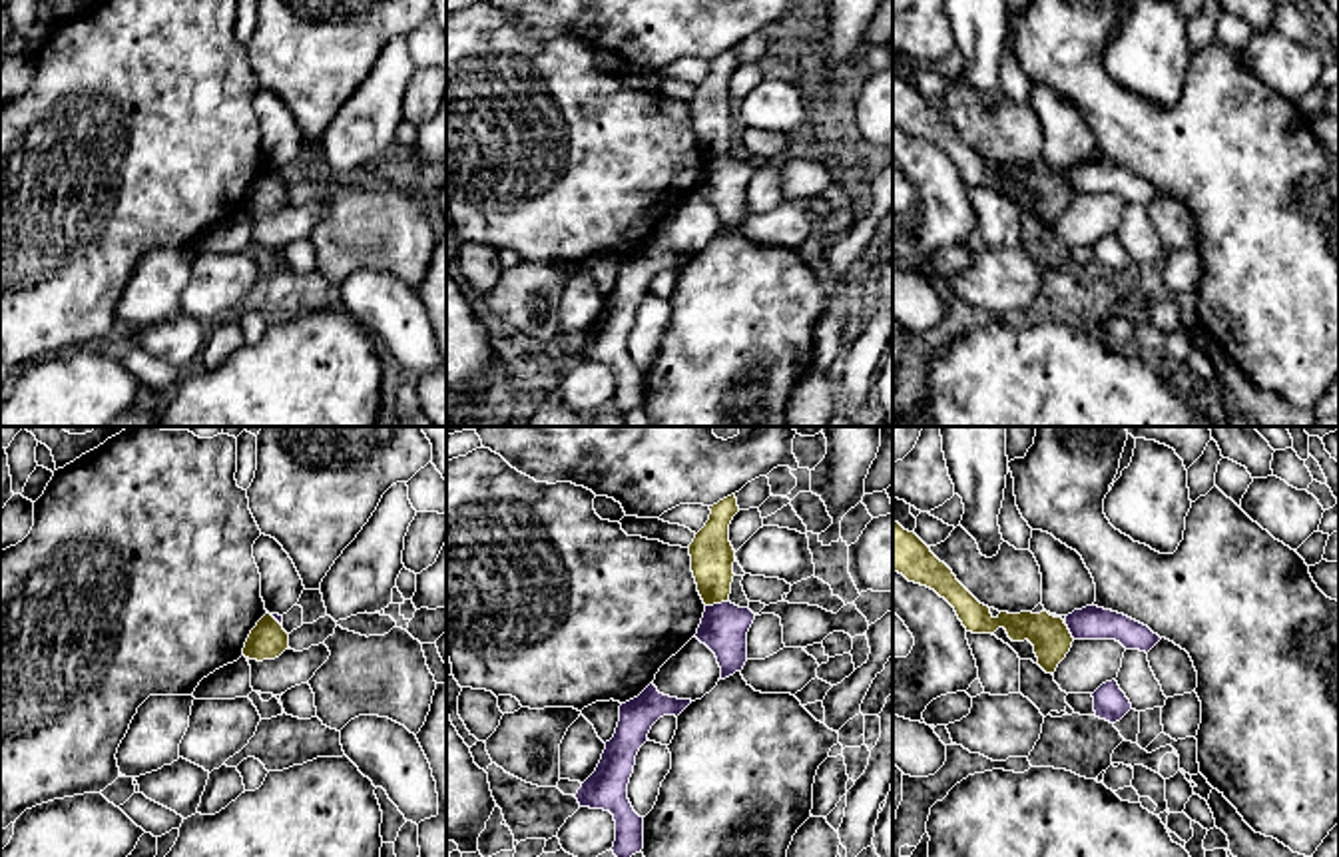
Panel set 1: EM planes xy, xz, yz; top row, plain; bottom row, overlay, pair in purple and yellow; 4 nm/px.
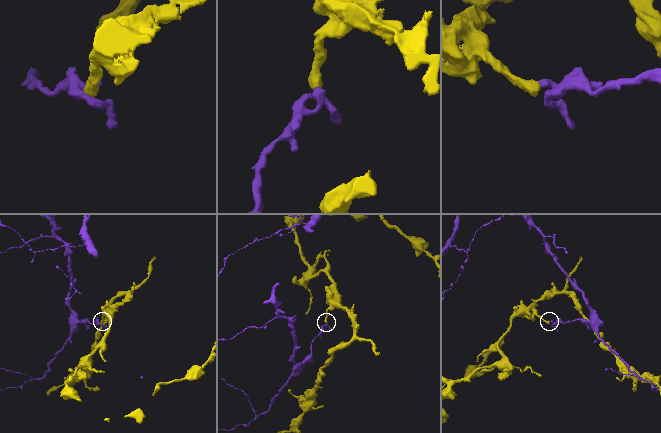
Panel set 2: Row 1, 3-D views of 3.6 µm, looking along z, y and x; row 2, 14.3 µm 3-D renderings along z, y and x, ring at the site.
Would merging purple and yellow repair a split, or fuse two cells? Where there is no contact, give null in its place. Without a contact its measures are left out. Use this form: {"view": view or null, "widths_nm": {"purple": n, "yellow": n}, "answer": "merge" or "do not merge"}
{"view": "xz", "widths_nm": {"purple": 190, "yellow": 180}, "answer": "do not merge"}

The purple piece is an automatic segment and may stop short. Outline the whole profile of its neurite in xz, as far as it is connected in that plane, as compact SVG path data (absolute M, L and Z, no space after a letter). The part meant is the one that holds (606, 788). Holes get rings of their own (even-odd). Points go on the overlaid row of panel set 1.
M654 684L638 698L622 704L614 737L606 741L596 771L574 795L580 807L604 809L614 815L616 841L612 851L616 857L632 857L644 849L644 817L634 811L628 799L628 783L634 773L636 755L660 717L677 717L689 704L691 700L660 694Z

